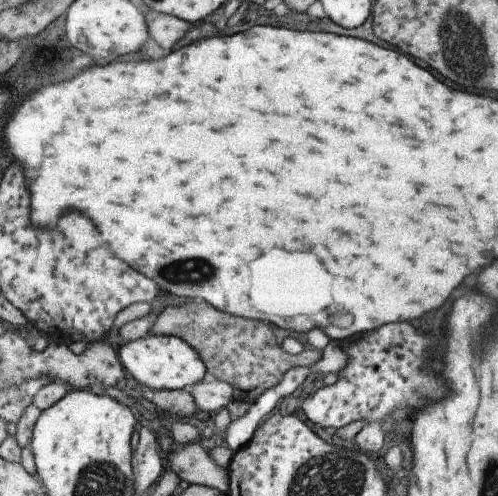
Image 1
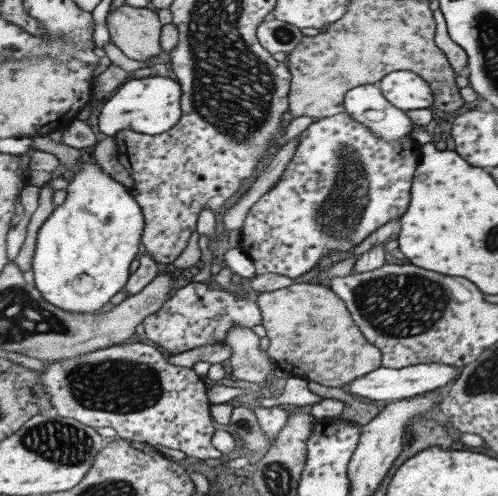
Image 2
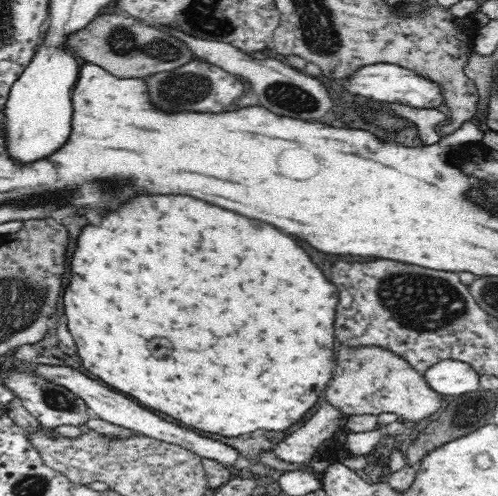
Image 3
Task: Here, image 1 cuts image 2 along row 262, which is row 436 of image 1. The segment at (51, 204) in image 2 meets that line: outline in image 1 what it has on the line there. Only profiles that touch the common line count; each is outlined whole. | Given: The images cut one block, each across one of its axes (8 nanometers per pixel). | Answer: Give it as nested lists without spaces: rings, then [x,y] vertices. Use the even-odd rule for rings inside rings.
[[[33,402],[27,410],[25,410],[25,414],[21,416],[21,420],[17,422],[17,440],[19,440],[19,444],[23,446],[23,466],[35,476],[35,478],[39,478],[39,468],[37,468],[37,460],[35,460],[35,452],[33,452],[33,436],[35,436],[35,426],[37,426],[37,422],[39,422],[39,418],[41,418],[41,414],[43,414],[43,410]]]

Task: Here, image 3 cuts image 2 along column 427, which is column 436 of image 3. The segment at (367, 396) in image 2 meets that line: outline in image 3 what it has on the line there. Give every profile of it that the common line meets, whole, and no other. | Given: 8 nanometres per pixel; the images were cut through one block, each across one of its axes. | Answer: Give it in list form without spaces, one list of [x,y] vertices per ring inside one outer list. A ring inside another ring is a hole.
[[[444,360],[434,364],[430,370],[424,374],[428,386],[438,392],[438,394],[454,394],[456,398],[468,392],[480,390],[480,374],[464,362],[456,360]]]

